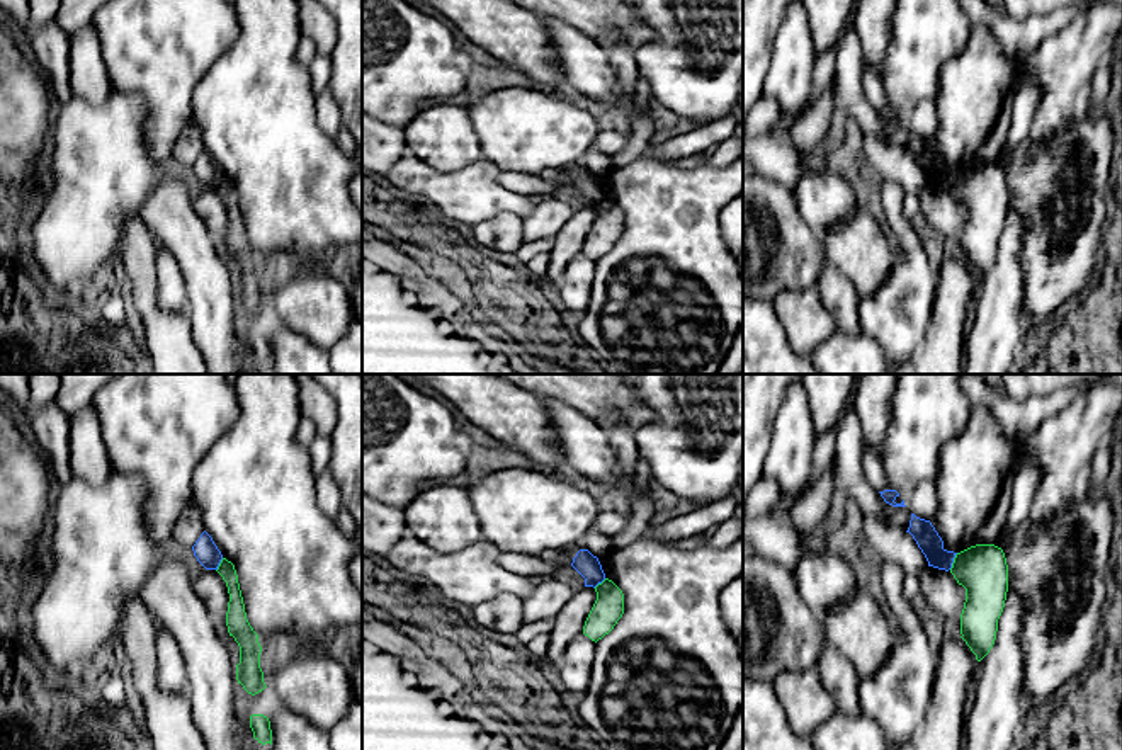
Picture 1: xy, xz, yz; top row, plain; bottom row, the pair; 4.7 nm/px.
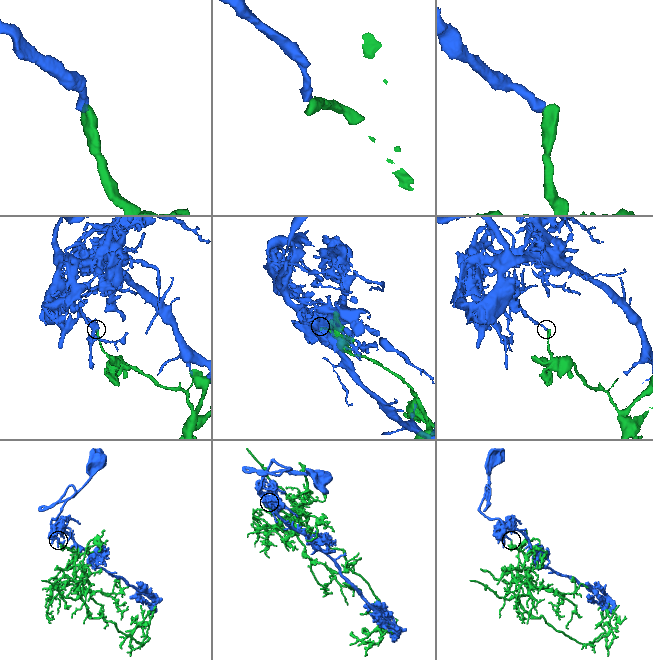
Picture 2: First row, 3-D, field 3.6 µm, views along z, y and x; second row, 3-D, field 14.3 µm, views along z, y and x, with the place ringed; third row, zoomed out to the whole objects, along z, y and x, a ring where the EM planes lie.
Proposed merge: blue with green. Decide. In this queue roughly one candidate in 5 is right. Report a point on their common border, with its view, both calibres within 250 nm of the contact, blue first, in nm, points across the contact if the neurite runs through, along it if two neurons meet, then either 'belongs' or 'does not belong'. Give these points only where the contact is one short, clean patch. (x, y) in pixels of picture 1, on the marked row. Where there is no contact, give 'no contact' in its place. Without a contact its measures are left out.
contact yz (952, 562); calibres 110 and 240 nm; border yz (957, 553), (949, 568); does not belong

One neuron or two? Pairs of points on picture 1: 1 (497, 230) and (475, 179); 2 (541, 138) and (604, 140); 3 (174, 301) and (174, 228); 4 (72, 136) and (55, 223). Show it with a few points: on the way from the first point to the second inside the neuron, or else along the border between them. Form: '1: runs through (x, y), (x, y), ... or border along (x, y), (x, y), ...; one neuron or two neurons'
1: border along (521, 216), (497, 213), (475, 227); two neurons
2: border along (599, 130), (594, 142); two neurons
3: border along (184, 293), (187, 313); two neurons
4: runs through (72, 159), (72, 201); one neuron

